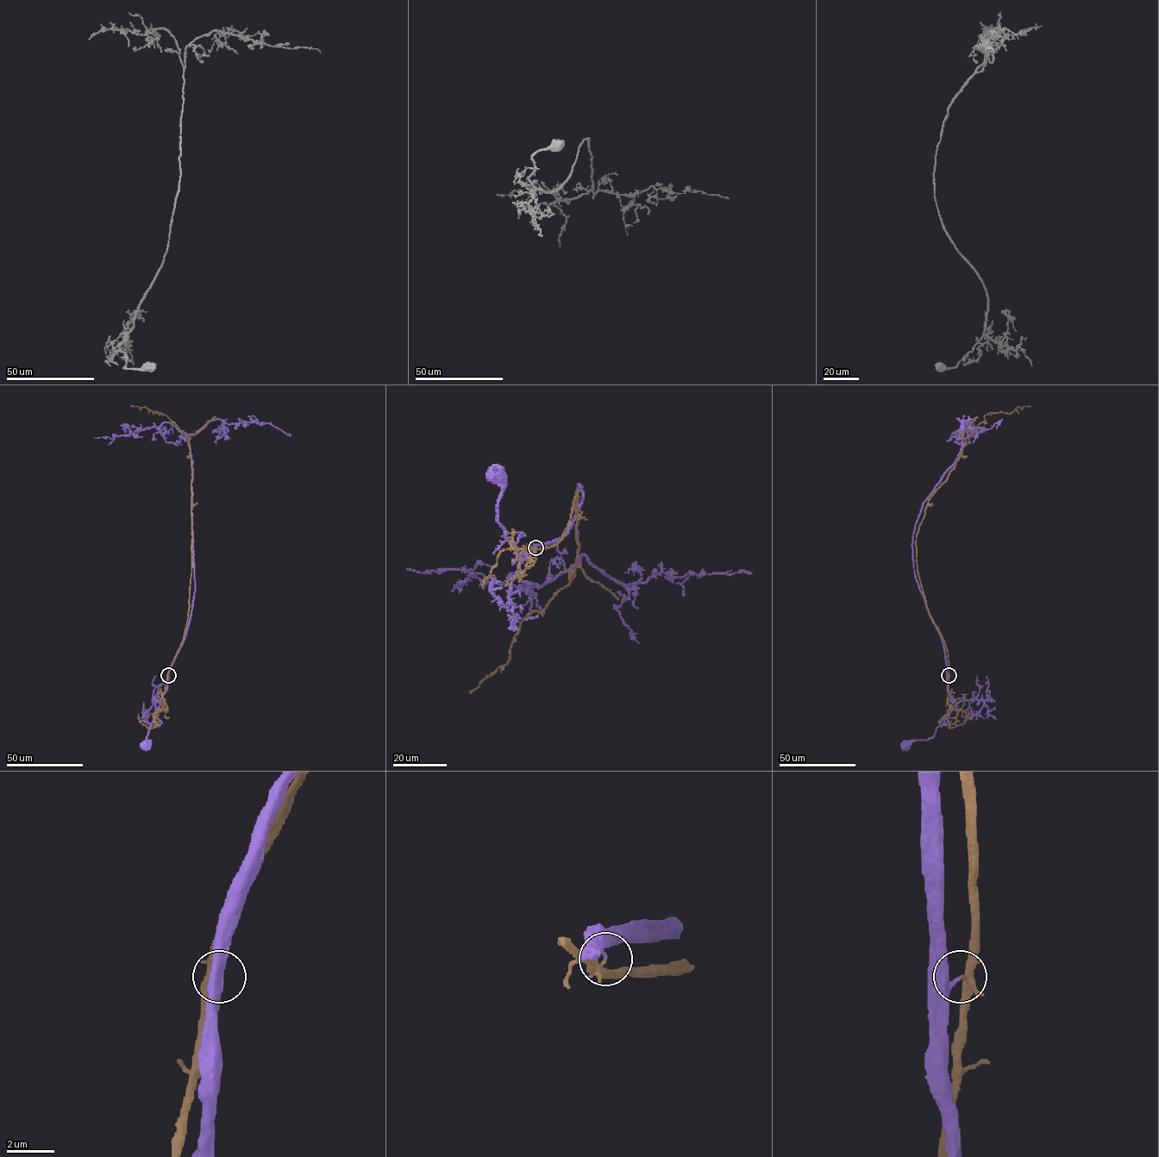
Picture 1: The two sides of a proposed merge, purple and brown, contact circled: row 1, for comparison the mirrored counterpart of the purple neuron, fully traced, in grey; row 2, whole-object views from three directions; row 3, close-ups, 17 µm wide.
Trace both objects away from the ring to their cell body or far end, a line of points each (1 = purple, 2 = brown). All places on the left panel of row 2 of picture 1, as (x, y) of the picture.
1: (167, 675), (166, 691), (157, 716), (149, 728), (148, 740), (145, 745)
2: (167, 675), (184, 636), (189, 612), (192, 479), (189, 439), (166, 415), (153, 414), (146, 407), (131, 406)

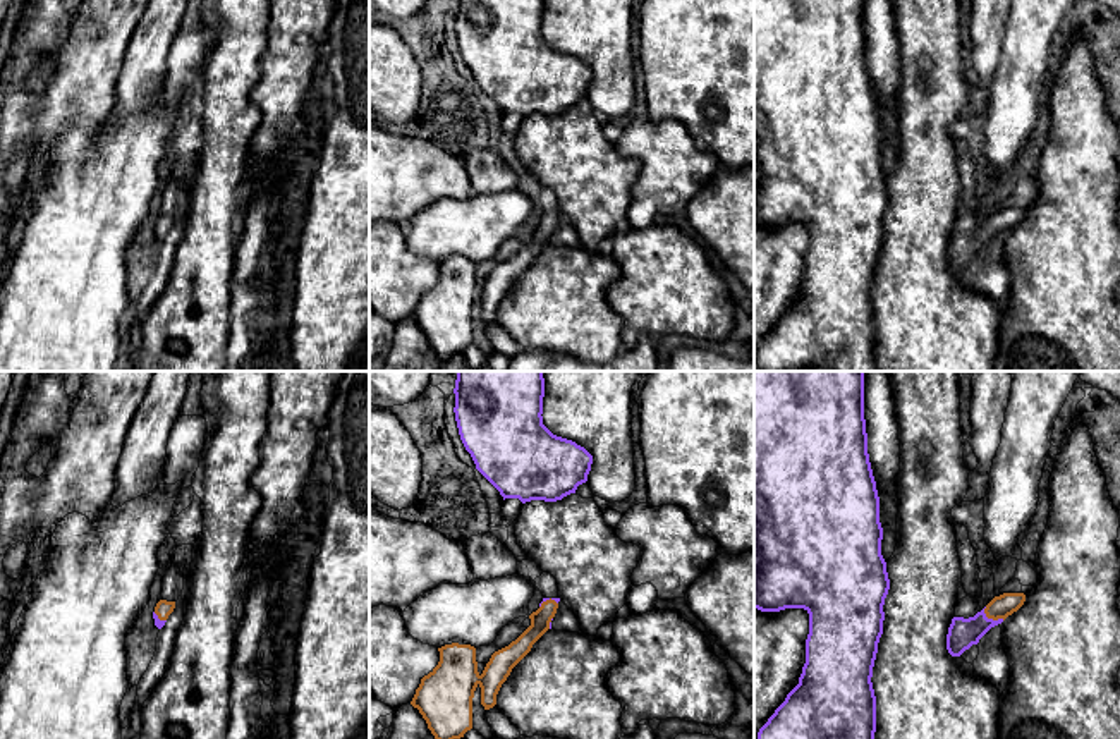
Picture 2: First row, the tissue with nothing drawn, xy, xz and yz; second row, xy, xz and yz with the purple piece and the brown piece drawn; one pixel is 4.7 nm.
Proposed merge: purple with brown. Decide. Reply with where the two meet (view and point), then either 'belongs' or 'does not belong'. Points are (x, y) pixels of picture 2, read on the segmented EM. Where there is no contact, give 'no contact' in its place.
yz (992, 619) | does not belong

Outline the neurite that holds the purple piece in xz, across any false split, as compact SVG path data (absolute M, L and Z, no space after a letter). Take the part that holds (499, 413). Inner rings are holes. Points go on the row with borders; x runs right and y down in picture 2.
M457 371L453 394L460 440L503 500L557 502L587 481L593 455L543 424L543 371Z

